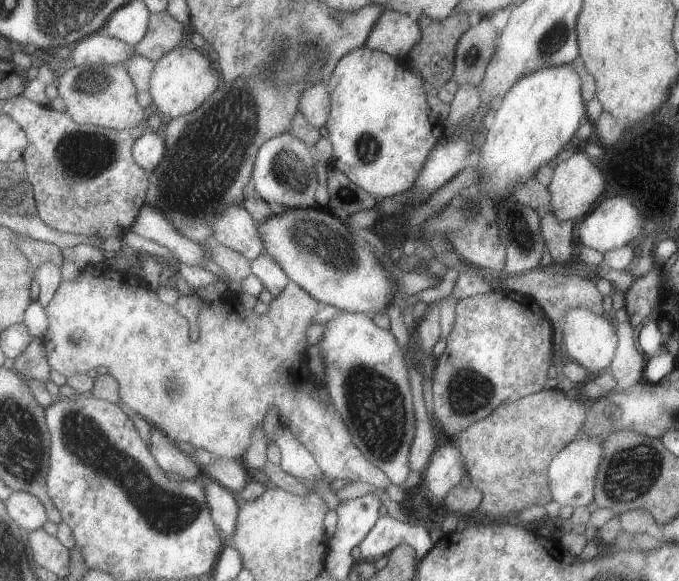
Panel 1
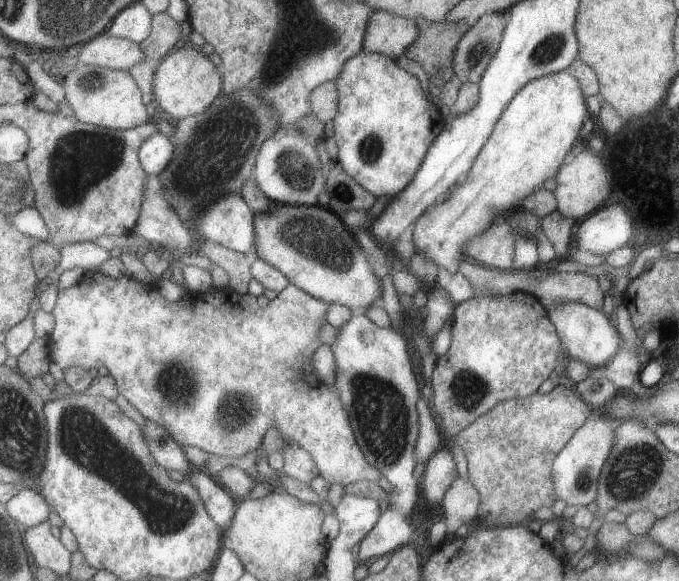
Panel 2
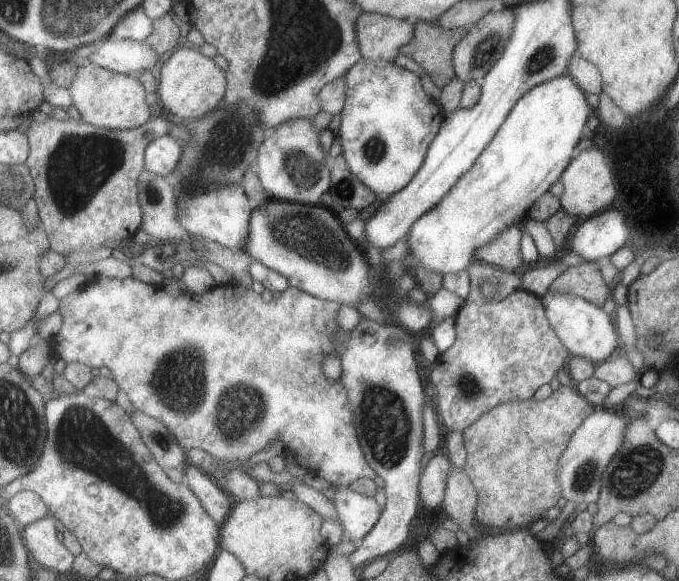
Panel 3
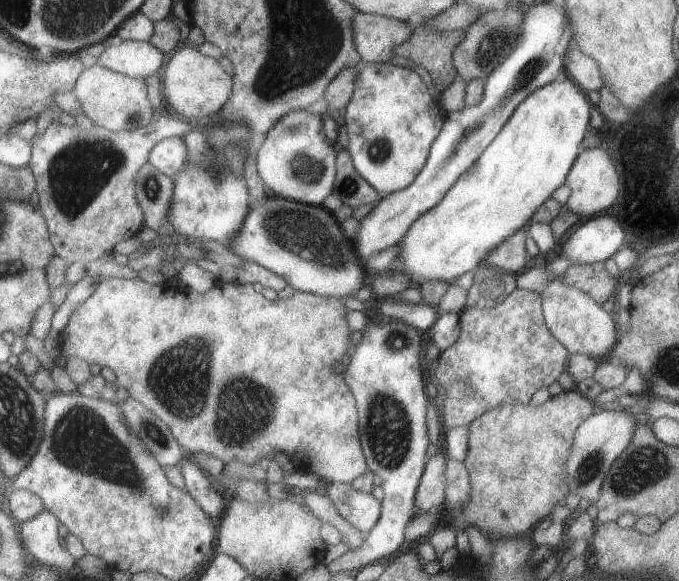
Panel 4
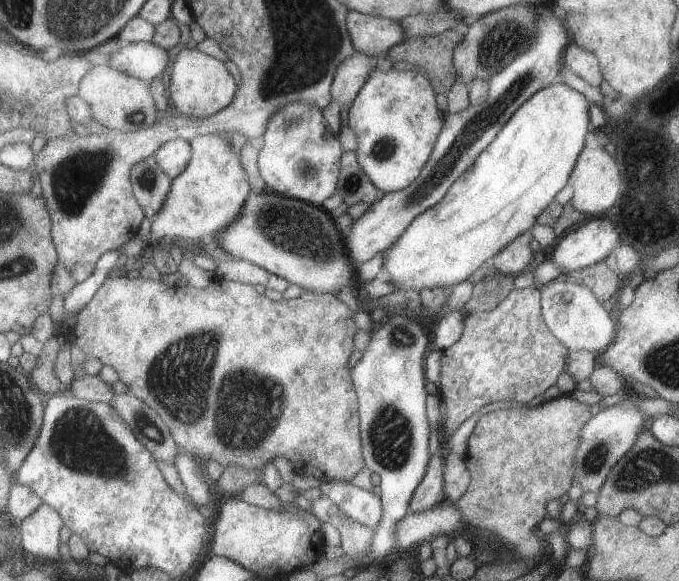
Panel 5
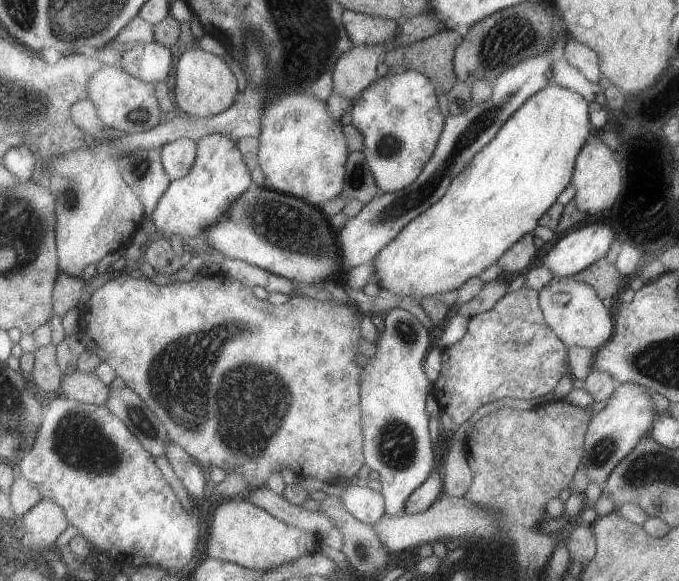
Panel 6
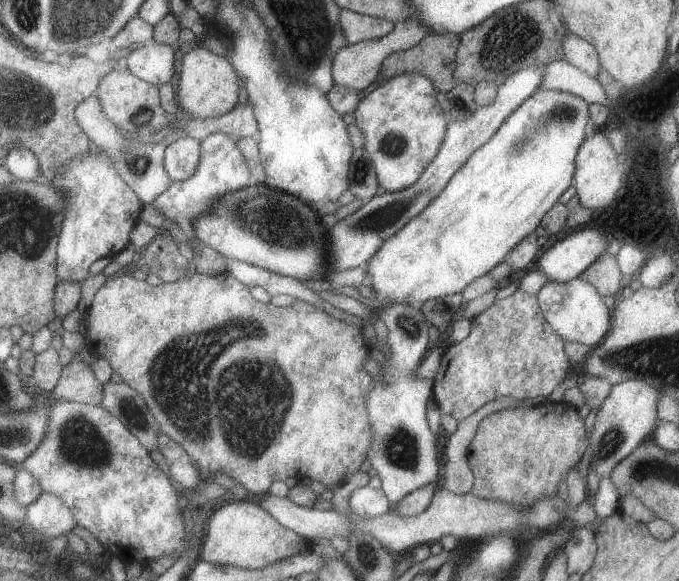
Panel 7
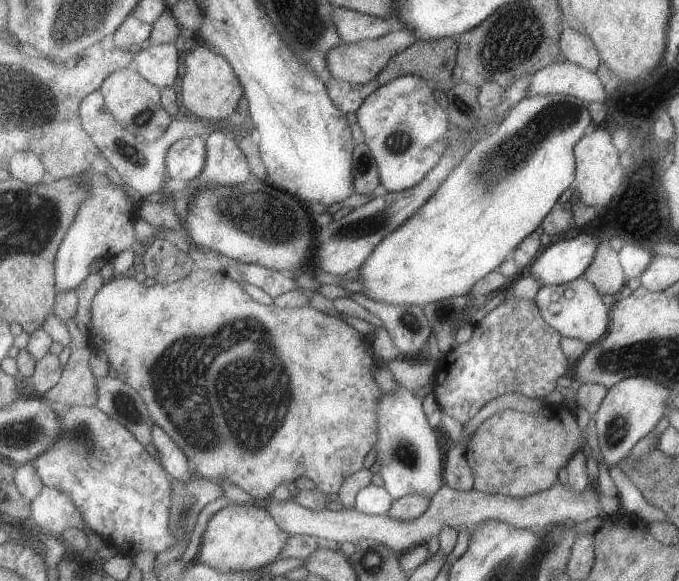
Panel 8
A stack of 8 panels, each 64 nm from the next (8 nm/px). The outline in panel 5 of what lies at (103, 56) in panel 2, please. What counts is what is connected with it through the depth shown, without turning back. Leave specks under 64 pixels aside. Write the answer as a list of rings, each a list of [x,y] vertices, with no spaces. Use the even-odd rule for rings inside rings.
[[[156,42],[118,44],[111,56],[114,68],[144,80],[158,80],[170,67],[170,54]]]

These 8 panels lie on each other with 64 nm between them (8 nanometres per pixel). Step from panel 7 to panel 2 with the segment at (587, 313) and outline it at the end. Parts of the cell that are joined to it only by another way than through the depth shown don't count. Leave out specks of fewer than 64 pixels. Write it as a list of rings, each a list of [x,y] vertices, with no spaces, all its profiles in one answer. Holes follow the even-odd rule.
[[[564,302],[564,304],[558,304],[558,307],[552,306],[547,313],[548,318],[557,330],[567,357],[580,360],[591,368],[596,369],[600,366],[606,366],[622,345],[621,336],[615,327],[613,317],[588,306],[588,304]]]

